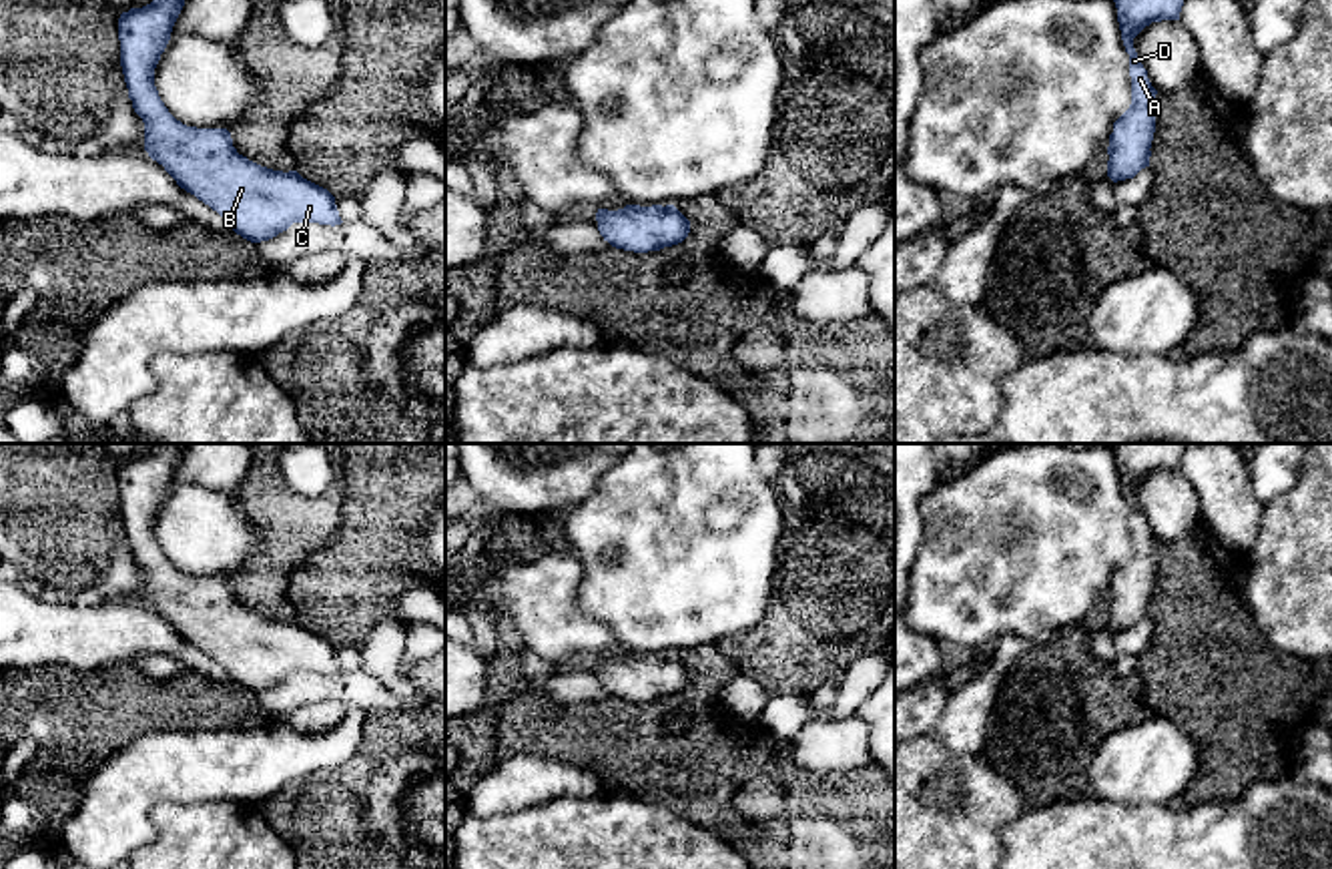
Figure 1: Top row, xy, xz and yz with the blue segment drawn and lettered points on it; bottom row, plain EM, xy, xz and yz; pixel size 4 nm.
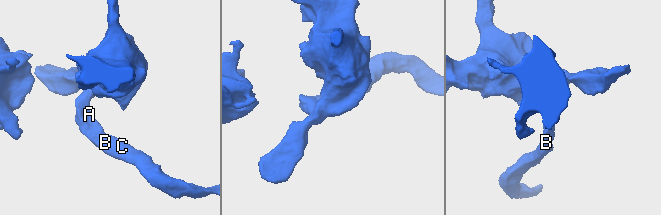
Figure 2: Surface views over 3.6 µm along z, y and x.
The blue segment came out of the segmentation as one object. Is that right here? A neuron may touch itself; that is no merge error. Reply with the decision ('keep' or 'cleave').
keep

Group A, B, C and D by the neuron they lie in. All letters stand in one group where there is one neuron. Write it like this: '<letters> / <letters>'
A B C D

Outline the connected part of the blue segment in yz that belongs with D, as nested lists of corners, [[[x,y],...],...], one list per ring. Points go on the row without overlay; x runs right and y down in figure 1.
[[[1119,444],[1113,452],[1125,502],[1129,504],[1131,554],[1113,572],[1107,596],[1107,626],[1117,632],[1149,616],[1155,582],[1155,544],[1133,488],[1151,472],[1180,470],[1186,444]]]

